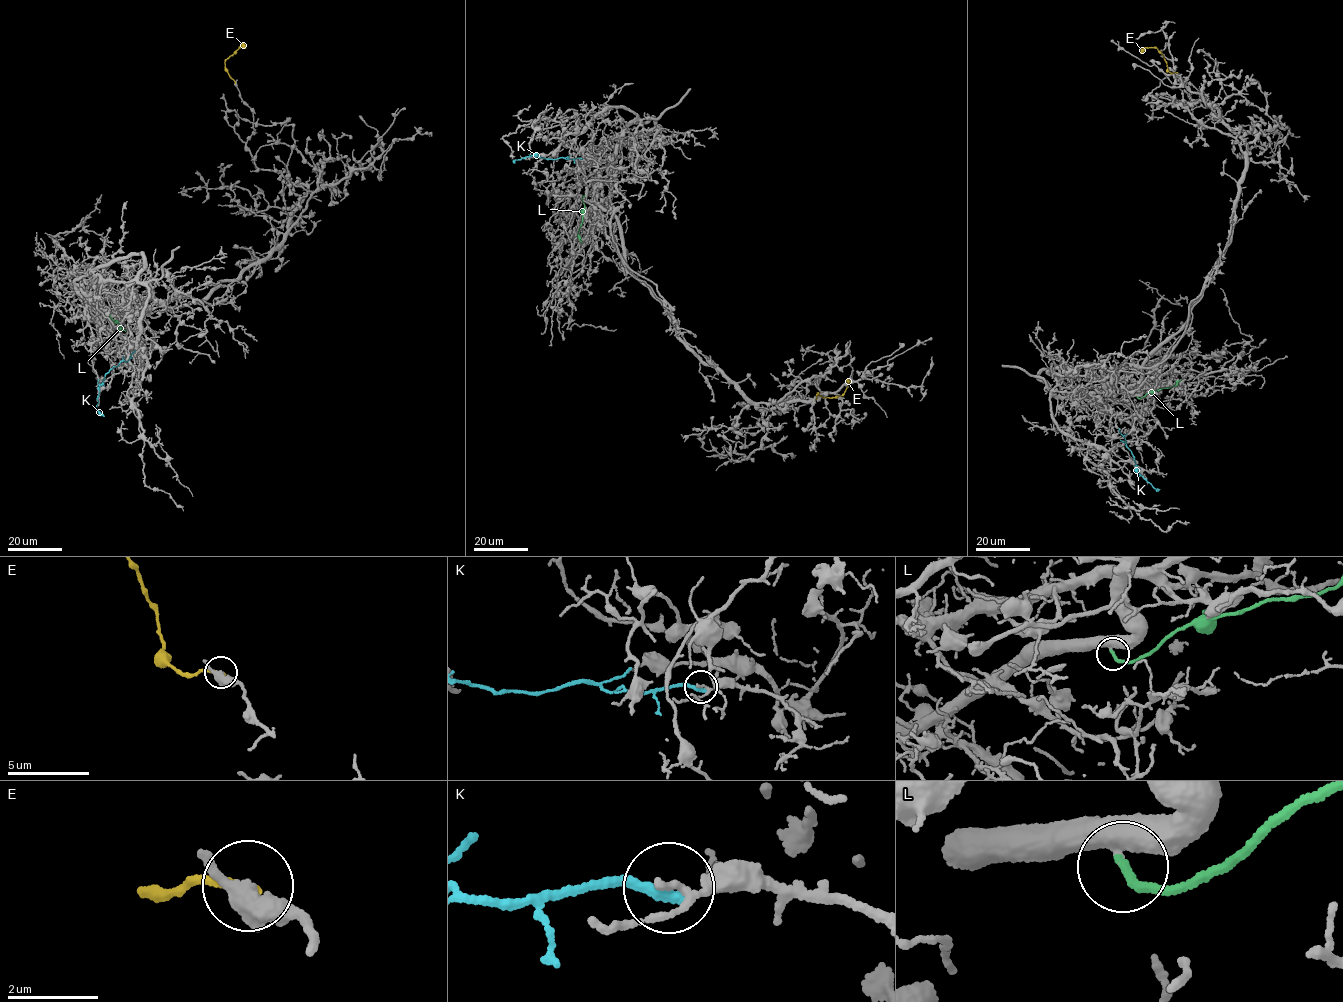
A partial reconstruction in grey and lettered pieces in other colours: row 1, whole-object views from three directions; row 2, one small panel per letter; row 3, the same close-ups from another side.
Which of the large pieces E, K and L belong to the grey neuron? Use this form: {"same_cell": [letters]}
{"same_cell": ["L"]}

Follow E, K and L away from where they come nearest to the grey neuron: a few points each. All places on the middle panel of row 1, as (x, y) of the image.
E: (815, 399), (817, 394), (822, 397), (842, 395), (848, 387), (848, 378)
K: (581, 158), (553, 159), (533, 155), (515, 159)
L: (584, 196), (582, 222), (578, 233), (581, 242)

